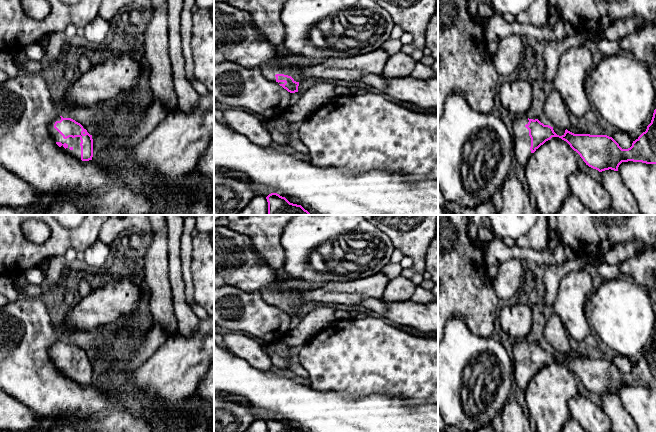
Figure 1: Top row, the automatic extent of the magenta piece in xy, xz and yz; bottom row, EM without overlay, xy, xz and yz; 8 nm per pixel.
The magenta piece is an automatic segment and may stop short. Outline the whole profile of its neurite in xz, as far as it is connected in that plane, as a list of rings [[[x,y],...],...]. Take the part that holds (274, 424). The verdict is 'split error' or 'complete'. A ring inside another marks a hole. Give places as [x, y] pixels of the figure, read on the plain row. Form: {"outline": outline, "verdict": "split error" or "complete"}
{"outline": [[[271,417],[267,421],[268,432],[303,432],[301,429],[290,427],[285,421]]], "verdict": "complete"}

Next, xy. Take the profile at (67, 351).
{"outline": [[[60,340],[51,346],[49,355],[56,368],[69,379],[82,385],[92,384],[92,359],[80,347]]], "verdict": "split error"}

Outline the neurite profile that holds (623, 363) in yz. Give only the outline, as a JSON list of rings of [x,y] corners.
[[[619,354],[614,355],[612,362],[619,368],[622,373],[628,373],[632,370],[633,365],[630,360],[626,357],[623,357]]]

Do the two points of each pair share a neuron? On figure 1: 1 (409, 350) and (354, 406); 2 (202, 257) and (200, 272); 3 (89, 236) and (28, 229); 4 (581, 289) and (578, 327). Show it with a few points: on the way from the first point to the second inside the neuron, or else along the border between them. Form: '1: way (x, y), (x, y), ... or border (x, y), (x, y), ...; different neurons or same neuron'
1: border (342, 392), (354, 397), (373, 393), (389, 395); different neurons
2: way (202, 261), (202, 268); same neuron
3: border (51, 229), (43, 242), (27, 238); different neurons
4: way (577, 298), (577, 318); same neuron

